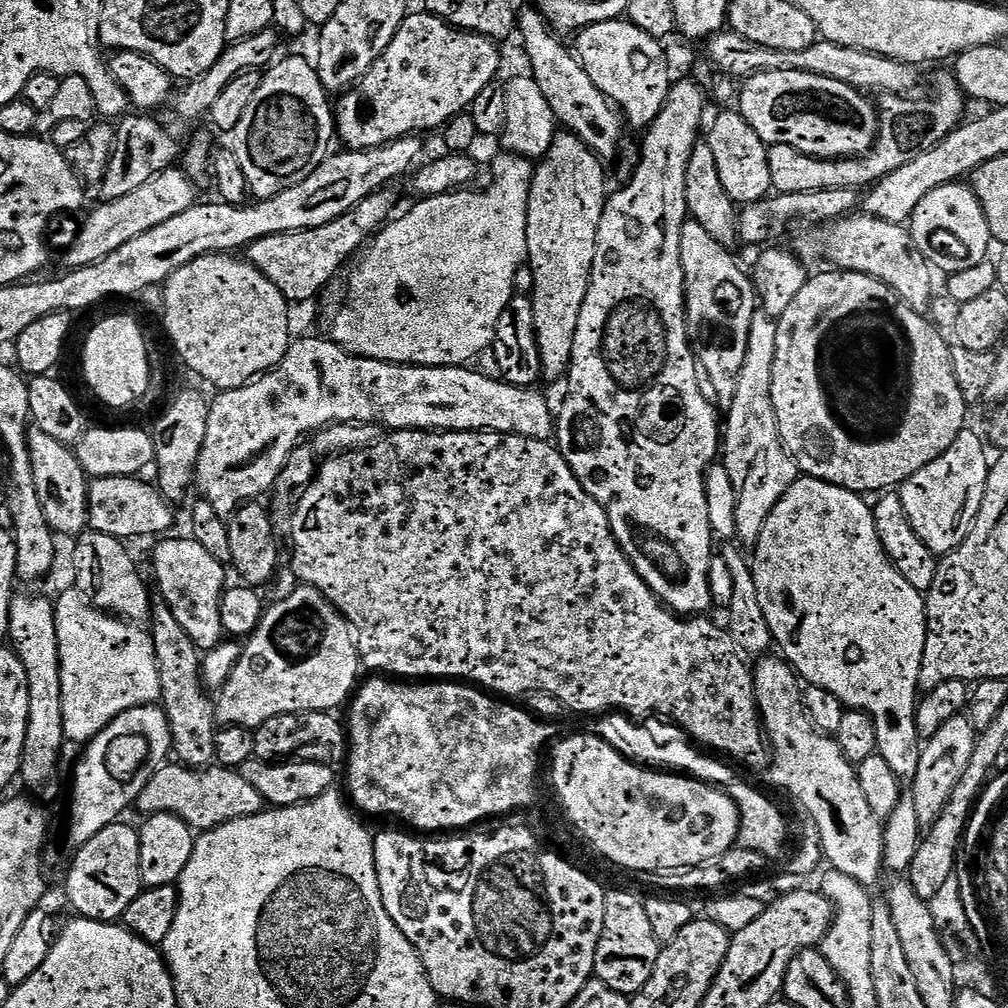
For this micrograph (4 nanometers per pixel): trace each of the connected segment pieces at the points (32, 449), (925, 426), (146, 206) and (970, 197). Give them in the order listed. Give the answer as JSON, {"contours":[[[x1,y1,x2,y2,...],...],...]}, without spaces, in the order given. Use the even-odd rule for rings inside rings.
{"contours":[[[32,426,28,429,28,453,30,466,34,472,34,490,38,492,38,502,42,502,42,510,46,514,46,522,52,527,53,533,61,537,75,538,89,527,88,523,88,485,89,477,83,466,78,462,75,451,69,445,58,442,58,438,50,438,46,430]],[[843,270,821,271,820,288,803,288,798,296,787,307,786,312,779,318,784,328,776,328,776,348,780,352,780,360,774,360,774,374,772,385,776,393,772,395,774,414,778,418,780,437,792,459,796,461,797,469,805,477,814,480,824,480,839,488,851,492,869,494,868,492,883,493,885,490,895,489,909,480,922,466,934,462,958,438,958,434,965,431,964,419,970,412,970,405,962,398,962,390,958,390,958,382,954,379,952,365,952,348,940,337,940,332,921,313,915,312,898,293,886,286,878,278,867,276,861,272,846,272]],[[173,166,160,172,150,182,142,182,138,190,126,194,126,198,118,198,109,204,100,202,96,209,84,220,76,241,68,248,69,269,89,267,124,246,131,239,153,230,159,223,190,210,198,196,194,190,195,184,179,167]],[[964,182,946,183,930,190,913,211,910,231,914,246,918,246,937,273,943,274,978,266,978,262,989,259,988,247,994,244,986,214,971,187]]]}

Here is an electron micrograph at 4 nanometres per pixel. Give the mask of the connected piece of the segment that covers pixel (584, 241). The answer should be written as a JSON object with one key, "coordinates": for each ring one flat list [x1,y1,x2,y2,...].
{"coordinates":[[564,130,556,134,552,139,549,150,542,159,535,165,532,173,532,183,528,185,528,254,527,263,532,263,532,289,530,295,532,297,532,313,534,314,534,326,536,327,536,341,540,347,540,371,543,379,556,380,565,375,568,366,572,362,572,347,574,346,574,330,578,328,578,314,582,308,582,302,586,296,588,289,588,280,592,277,592,263,594,262,594,250,596,249,596,235,598,234,598,226,600,219,604,213,604,205,606,203,606,191,604,192,604,168,600,157,595,156,590,148,587,148,577,136,573,136,571,132]]}

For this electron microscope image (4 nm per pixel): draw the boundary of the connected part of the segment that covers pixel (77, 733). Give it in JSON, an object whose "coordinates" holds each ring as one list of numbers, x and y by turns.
{"coordinates":[[79,591,64,592,55,601,56,630,60,647,62,674,62,714,64,734,69,741,88,742,106,727,113,718,128,708,151,705,159,701,158,662,154,658,151,635,139,623,119,619,99,608,92,607]]}

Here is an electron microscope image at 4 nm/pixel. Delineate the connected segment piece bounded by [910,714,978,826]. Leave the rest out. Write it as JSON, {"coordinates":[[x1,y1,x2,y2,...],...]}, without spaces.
{"coordinates":[[961,714,950,718,934,738,930,738,920,750,920,761,916,777,910,781,910,795,914,802,914,810,918,810,921,825,931,826,946,806,954,786,966,774,966,766,970,766,970,758,974,754,974,746,978,732,973,728,967,715]]}

